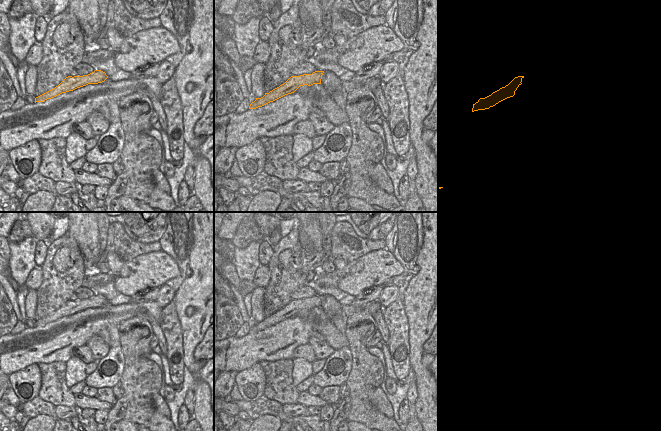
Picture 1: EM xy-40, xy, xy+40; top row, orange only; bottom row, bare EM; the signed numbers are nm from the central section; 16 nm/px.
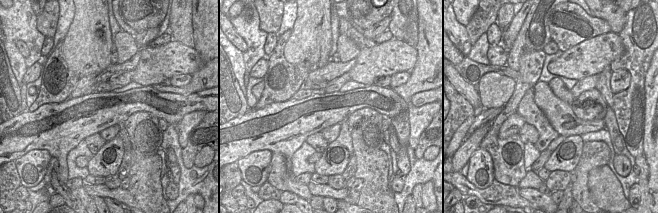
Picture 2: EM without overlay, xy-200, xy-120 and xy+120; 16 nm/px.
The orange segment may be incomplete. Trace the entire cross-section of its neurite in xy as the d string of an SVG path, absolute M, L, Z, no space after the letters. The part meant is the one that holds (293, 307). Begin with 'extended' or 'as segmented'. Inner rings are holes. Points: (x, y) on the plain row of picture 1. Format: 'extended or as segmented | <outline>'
as segmented | M315 295L312 298L304 298L300 300L291 300L284 308L273 313L261 322L256 322L249 330L249 333L262 331L270 326L273 326L285 319L294 317L300 310L313 308L321 308L321 303L324 295Z

